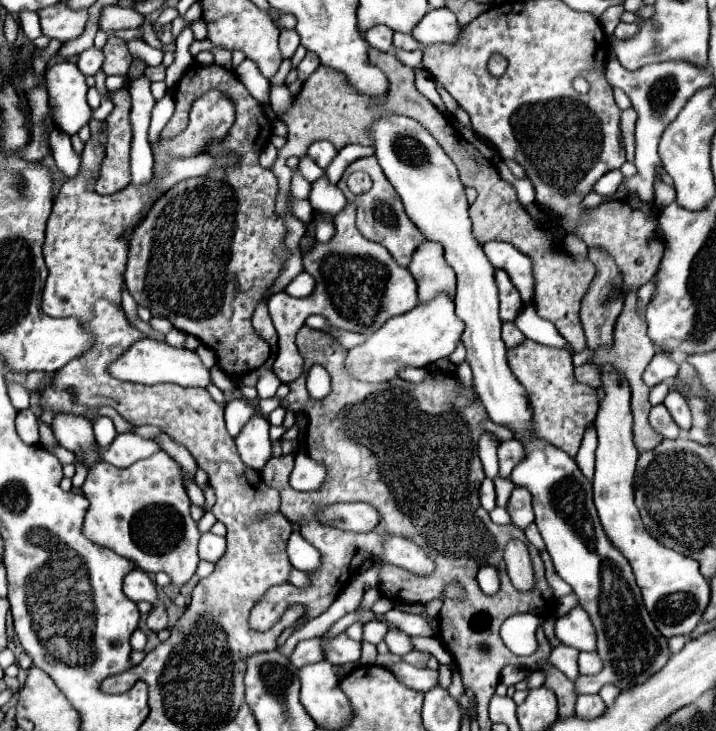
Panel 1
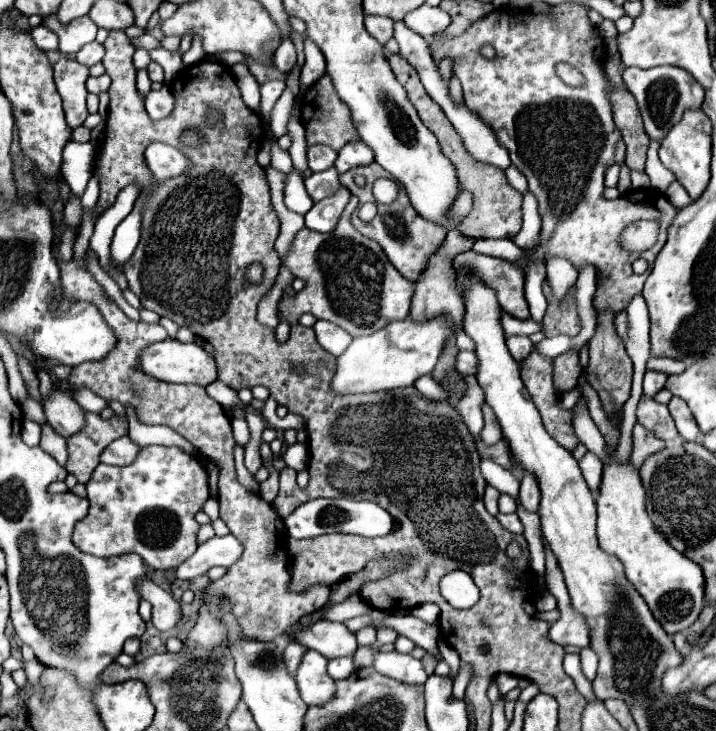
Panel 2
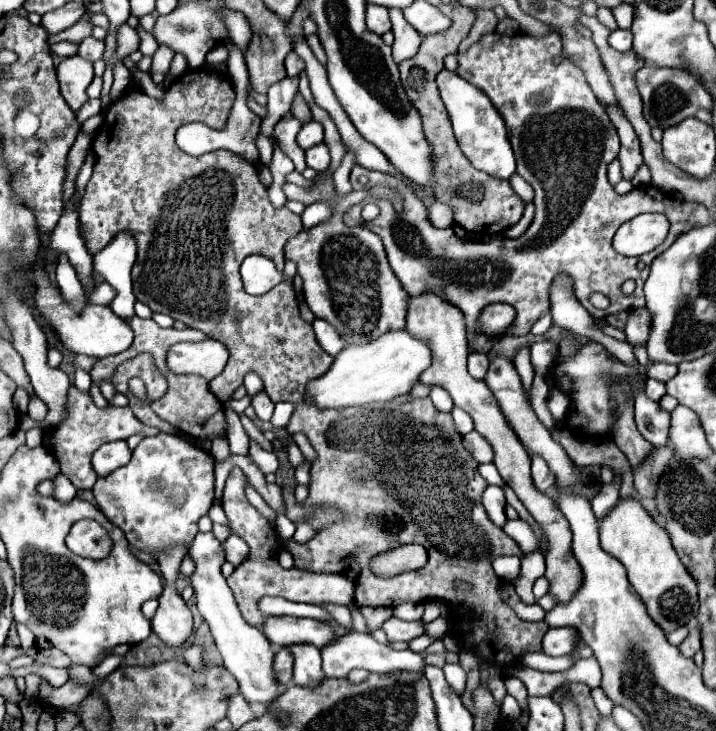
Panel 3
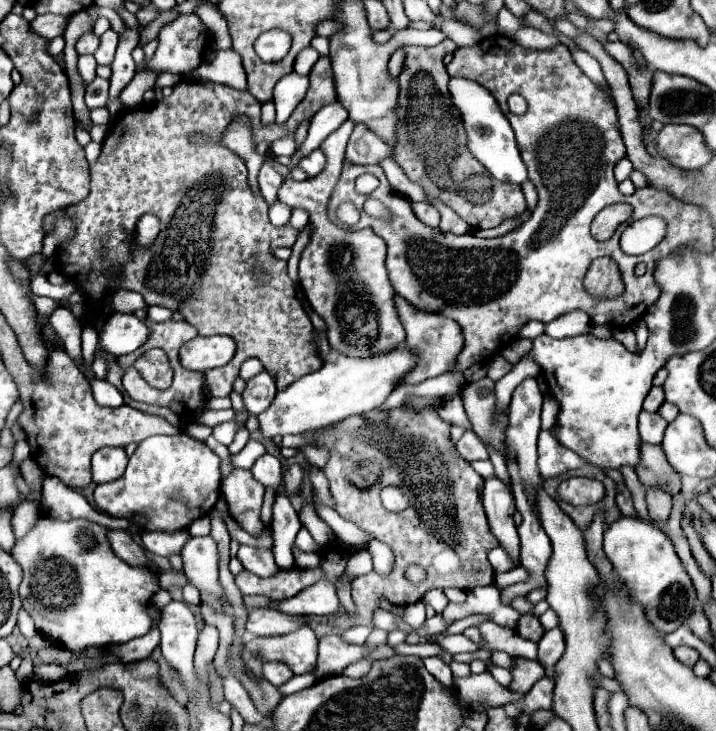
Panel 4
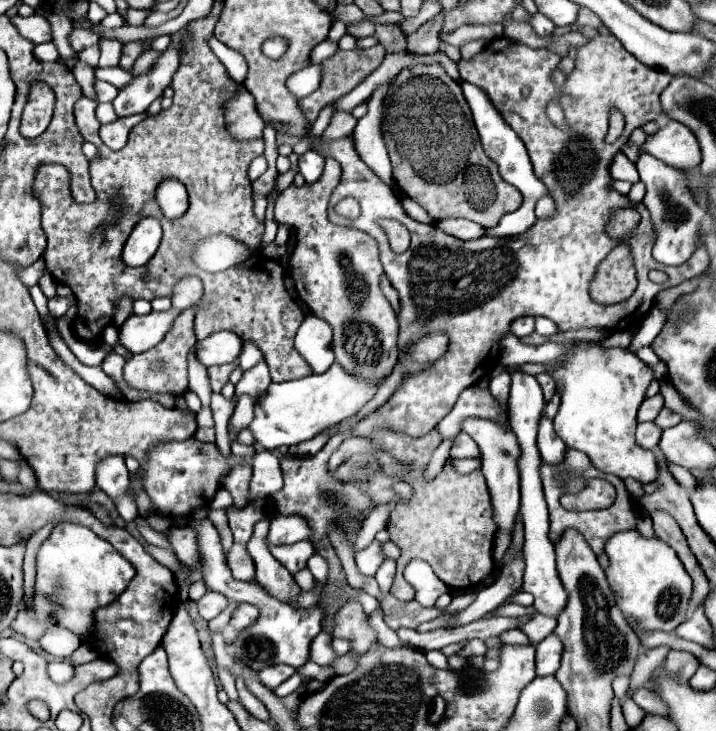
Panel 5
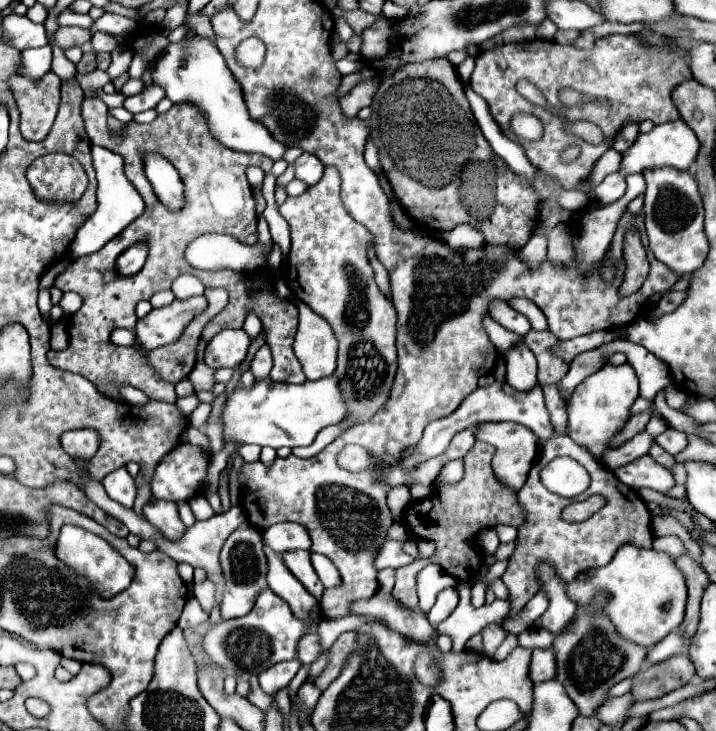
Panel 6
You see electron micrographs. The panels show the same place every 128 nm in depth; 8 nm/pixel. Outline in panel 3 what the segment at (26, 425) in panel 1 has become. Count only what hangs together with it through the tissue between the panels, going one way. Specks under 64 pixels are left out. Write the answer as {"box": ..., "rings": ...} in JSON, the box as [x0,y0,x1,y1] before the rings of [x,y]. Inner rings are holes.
{"box":[26,426,44,448],"rings":[[[36,426],[36,428],[30,428],[28,432],[26,432],[26,444],[30,446],[30,448],[36,448],[36,446],[40,446],[44,440],[42,440],[42,436],[44,436],[44,430],[40,428],[40,426]]]}

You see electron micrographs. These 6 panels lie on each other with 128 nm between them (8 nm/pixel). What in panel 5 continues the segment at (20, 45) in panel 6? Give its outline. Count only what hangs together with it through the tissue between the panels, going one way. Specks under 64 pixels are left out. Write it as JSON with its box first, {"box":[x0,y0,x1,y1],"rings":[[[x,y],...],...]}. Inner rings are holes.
{"box":[12,14,52,44],"rings":[[[40,14],[22,18],[22,16],[12,16],[12,22],[16,22],[16,28],[20,30],[20,34],[24,38],[28,38],[34,44],[42,44],[42,42],[52,42],[52,26],[48,24],[48,20]]]}

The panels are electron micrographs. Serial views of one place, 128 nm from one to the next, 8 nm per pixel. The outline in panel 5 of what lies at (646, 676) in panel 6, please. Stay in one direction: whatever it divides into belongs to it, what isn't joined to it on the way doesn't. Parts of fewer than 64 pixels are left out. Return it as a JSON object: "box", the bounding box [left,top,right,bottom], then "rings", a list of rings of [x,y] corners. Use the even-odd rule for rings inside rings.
{"box":[664,650,698,680],"rings":[[[670,650],[664,660],[664,670],[678,676],[680,680],[690,680],[692,674],[698,670],[698,660],[690,652]]]}

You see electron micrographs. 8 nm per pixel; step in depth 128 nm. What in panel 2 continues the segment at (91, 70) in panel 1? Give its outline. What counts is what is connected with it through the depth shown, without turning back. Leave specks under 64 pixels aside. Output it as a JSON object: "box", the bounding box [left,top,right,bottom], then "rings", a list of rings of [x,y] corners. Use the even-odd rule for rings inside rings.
{"box":[76,42,104,68],"rings":[[[98,42],[86,44],[86,46],[76,54],[76,60],[78,60],[80,64],[88,66],[88,68],[94,66],[94,64],[98,64],[98,62],[102,62],[102,58],[104,58],[104,46],[98,44]]]}

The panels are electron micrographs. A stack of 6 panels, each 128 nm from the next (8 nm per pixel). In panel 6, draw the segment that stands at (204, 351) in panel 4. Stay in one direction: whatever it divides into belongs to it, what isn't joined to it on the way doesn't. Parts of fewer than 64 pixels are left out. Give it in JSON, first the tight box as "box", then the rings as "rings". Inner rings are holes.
{"box":[206,330,250,368],"rings":[[[222,330],[206,346],[206,364],[210,368],[236,368],[246,352],[250,340],[244,330]]]}

